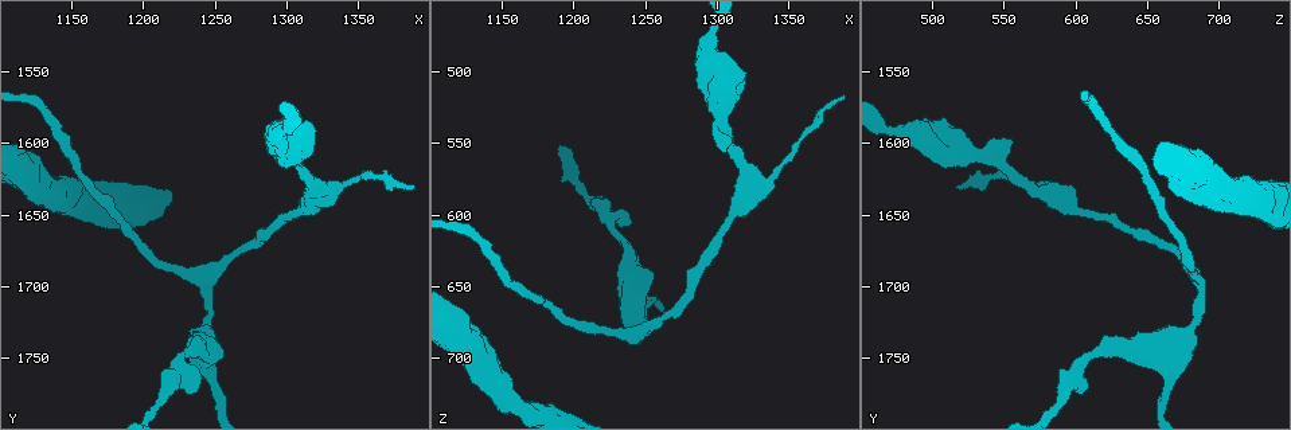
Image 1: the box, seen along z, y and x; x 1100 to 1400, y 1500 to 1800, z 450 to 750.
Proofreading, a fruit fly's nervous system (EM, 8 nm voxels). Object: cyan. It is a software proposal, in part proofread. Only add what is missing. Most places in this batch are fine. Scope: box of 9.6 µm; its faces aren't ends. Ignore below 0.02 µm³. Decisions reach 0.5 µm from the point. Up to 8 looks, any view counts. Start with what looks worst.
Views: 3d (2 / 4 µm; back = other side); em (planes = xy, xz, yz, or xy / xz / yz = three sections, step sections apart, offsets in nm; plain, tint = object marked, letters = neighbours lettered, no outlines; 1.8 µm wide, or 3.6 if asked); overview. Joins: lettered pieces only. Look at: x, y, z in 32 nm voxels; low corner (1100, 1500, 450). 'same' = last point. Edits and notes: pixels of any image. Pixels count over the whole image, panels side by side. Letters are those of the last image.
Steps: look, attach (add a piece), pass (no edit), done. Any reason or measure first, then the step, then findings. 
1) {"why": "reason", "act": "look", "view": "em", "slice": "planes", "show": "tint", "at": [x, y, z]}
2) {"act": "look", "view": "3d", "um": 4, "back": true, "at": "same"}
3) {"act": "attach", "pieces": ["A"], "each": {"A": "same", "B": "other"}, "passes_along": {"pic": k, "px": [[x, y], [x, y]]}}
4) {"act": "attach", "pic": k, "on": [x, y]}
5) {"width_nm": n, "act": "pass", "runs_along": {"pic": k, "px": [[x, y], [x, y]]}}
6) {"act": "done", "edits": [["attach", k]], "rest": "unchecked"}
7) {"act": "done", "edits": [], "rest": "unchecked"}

{"why": "free end", "act": "look", "view": "em", "slice": "planes", "show": "letters", "at": [1236, 1772, 604]}

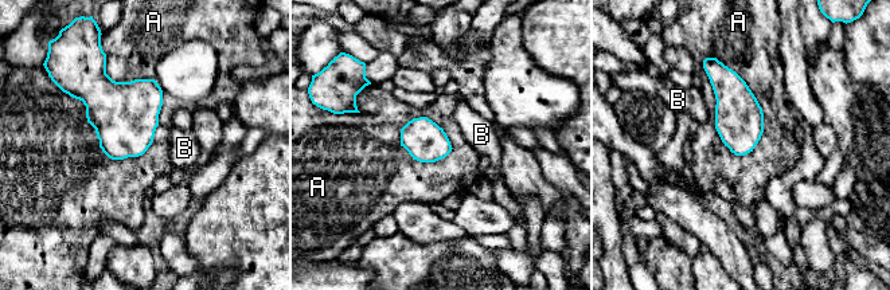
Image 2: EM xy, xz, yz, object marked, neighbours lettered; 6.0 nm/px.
{"width_nm": 240, "act": "pass", "each": {"A": "other", "B": "other"}, "found": "no lettered piece goes on from it"}

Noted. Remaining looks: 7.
{"why": "thick turns thin", "act": "look", "view": "3d", "um": 4, "at": [1312, 1648, 602]}

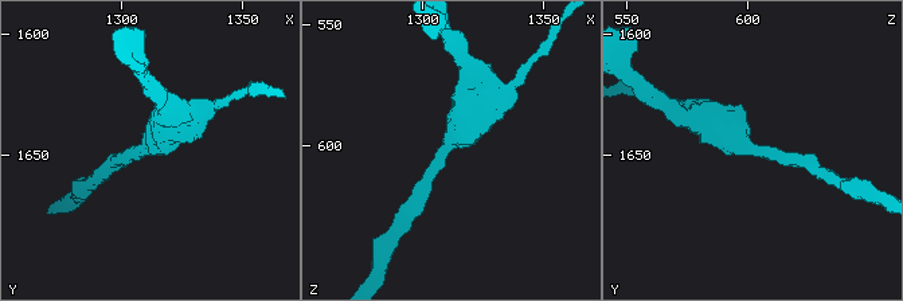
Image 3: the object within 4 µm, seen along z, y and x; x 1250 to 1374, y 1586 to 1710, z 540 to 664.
{"arm_widths_nm": [200, 500], "act": "look", "view": "em", "slice": "yz", "step": 4, "show": "tint", "at": [1309, 1649, 604]}

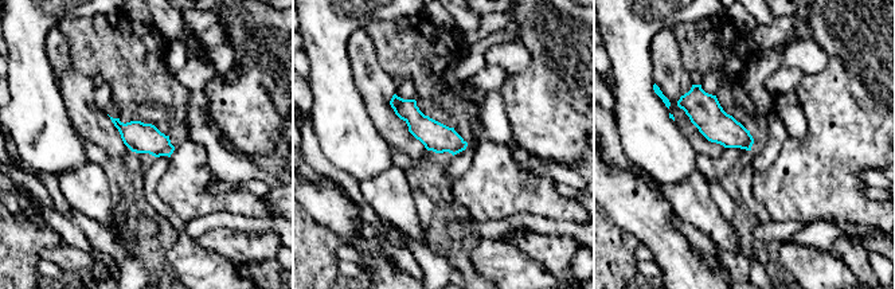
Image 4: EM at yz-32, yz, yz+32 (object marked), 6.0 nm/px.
{"why": "another direction", "act": "look", "view": "em", "slice": "planes", "show": "letters", "at": "same"}

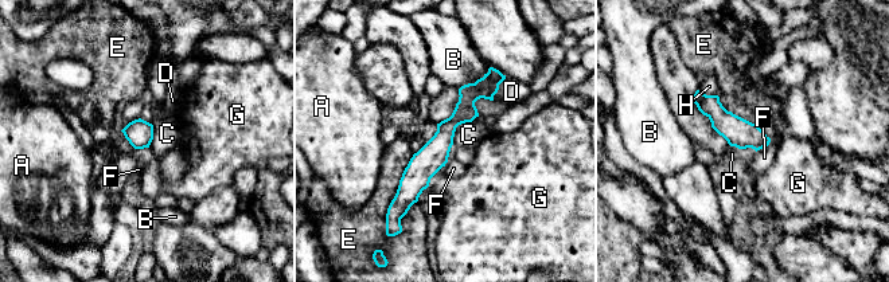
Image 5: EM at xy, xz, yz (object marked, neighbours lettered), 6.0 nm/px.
{"act": "pass", "each": {"A": "other", "B": "other", "C": "other", "D": "other", "E": "other", "F": "other", "G": "other", "H": "other"}, "runs_along": {"pic": 5, "px": [[491, 74], [445, 129], [404, 208]]}, "found": "none of them fits"}

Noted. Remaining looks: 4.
{"why": "branch stops here", "act": "look", "view": "3d", "um": 2, "at": [1304, 1598, 558]}

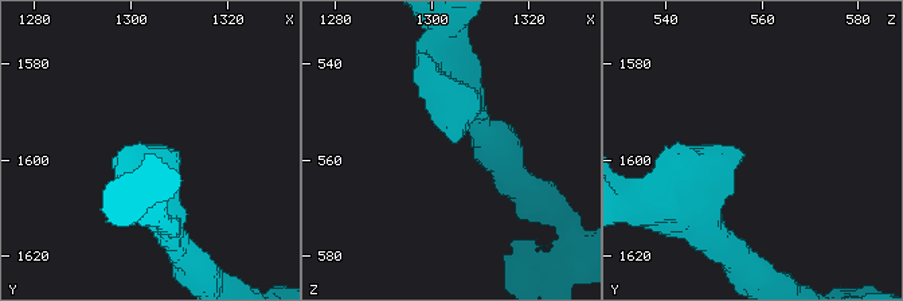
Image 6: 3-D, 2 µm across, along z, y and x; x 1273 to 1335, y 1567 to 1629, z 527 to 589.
{"why": "now the EM", "act": "look", "view": "em", "slice": "yz", "step": 8, "show": "letters", "at": [1303, 1599, 556]}

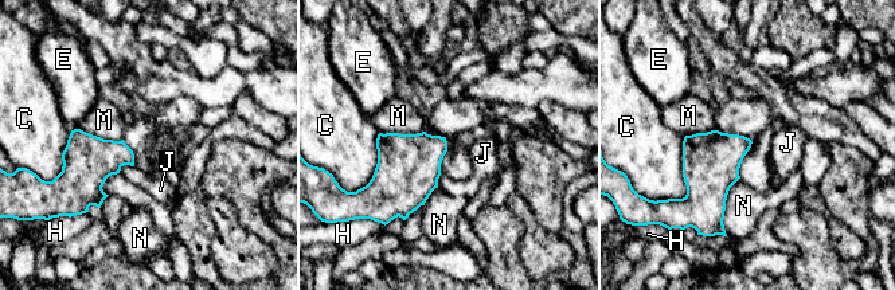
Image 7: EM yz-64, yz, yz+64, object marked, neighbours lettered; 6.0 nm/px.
{"longest_contact_nm": ["C", 380], "act": "pass", "each": {"C": "other", "E": "other", "H": "other", "J": "other", "M": "other", "N": "other"}, "found": "no lettered piece goes on from it"}

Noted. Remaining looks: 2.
{"act": "done", "edits": [], "rest": "unchecked"}

